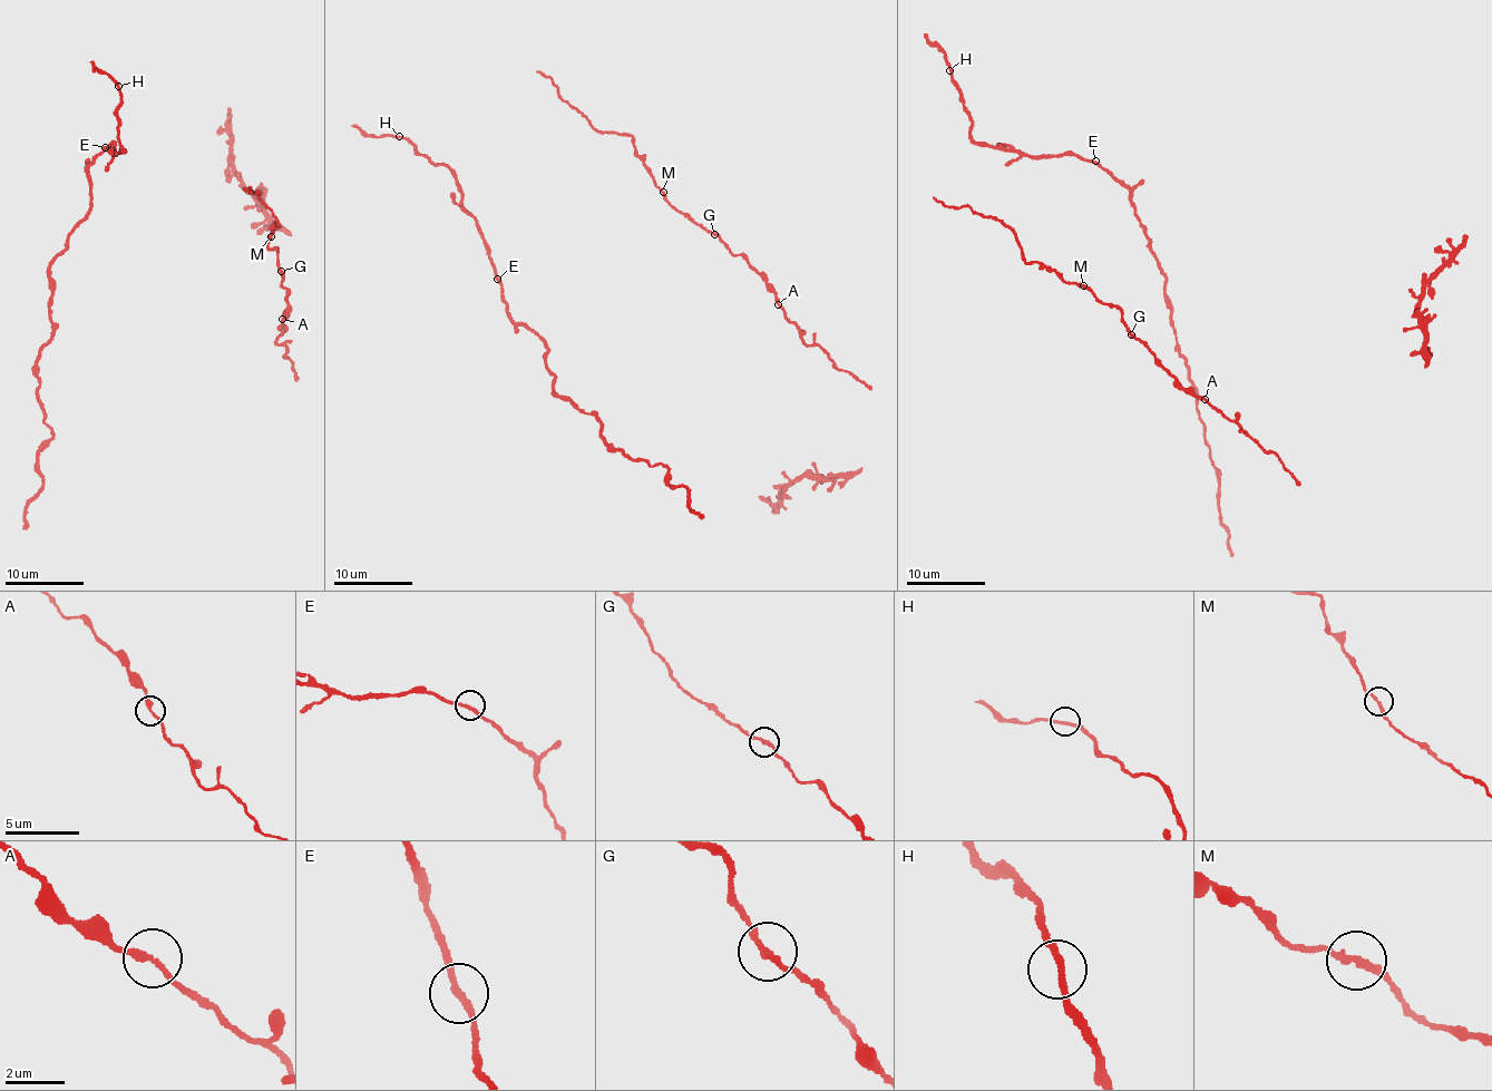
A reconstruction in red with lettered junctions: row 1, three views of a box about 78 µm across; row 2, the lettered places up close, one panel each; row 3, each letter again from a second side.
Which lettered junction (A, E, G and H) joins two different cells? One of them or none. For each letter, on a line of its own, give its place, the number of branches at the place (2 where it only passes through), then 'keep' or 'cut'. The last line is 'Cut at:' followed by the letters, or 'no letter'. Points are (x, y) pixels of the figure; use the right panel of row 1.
A: at (1205, 399); 2 branches meet; keep
E: at (1095, 161); 2 branches meet; keep
G: at (1131, 334); 2 branches meet; keep
H: at (949, 70); 2 branches meet; keep
Cut at: no letter

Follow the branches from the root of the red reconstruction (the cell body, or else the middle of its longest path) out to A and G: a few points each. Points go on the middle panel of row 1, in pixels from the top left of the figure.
A: (558, 98), (600, 132), (632, 138), (636, 156), (665, 200), (719, 237), (733, 255), (746, 259), (779, 303)
G: (558, 98), (571, 104), (600, 132), (625, 134), (632, 138), (636, 156), (665, 200), (713, 233)

